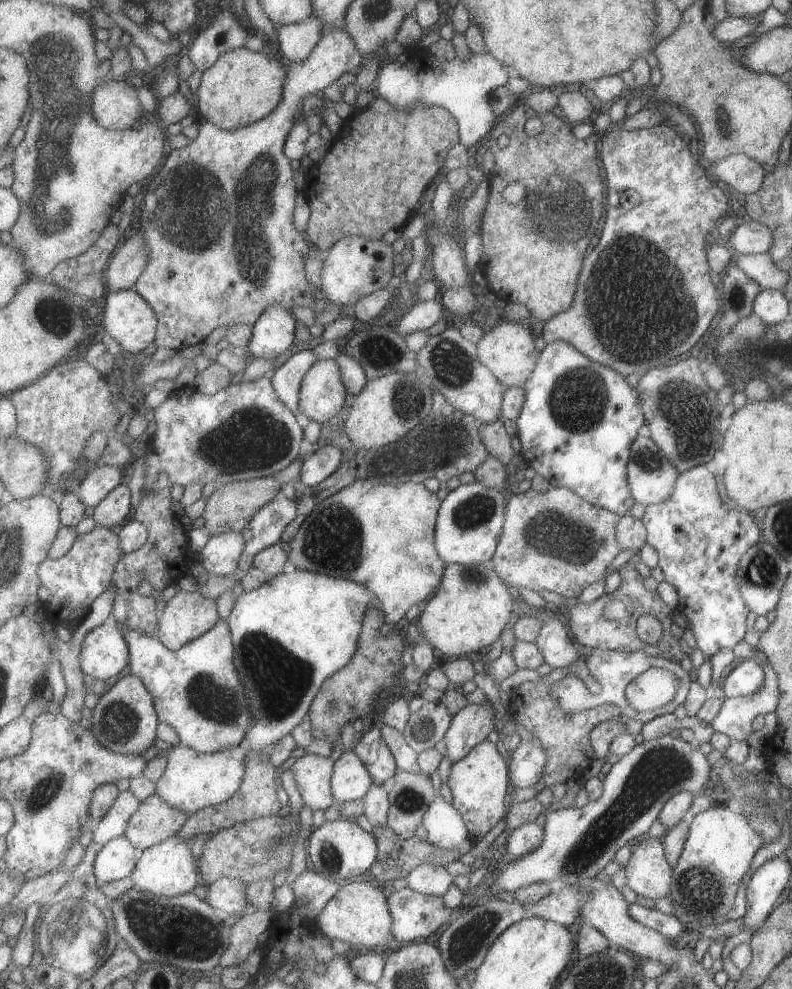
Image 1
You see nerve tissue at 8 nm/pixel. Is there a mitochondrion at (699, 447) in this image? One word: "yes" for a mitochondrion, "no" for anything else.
yes

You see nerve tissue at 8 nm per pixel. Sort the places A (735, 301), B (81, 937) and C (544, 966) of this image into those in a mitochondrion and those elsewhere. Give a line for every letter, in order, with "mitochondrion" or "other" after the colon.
A: mitochondrion
B: mitochondrion
C: other

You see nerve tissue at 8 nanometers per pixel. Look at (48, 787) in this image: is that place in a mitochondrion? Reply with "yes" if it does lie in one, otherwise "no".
yes

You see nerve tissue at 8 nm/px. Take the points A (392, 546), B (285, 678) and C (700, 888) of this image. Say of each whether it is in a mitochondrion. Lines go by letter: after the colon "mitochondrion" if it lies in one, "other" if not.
A: other
B: mitochondrion
C: mitochondrion

